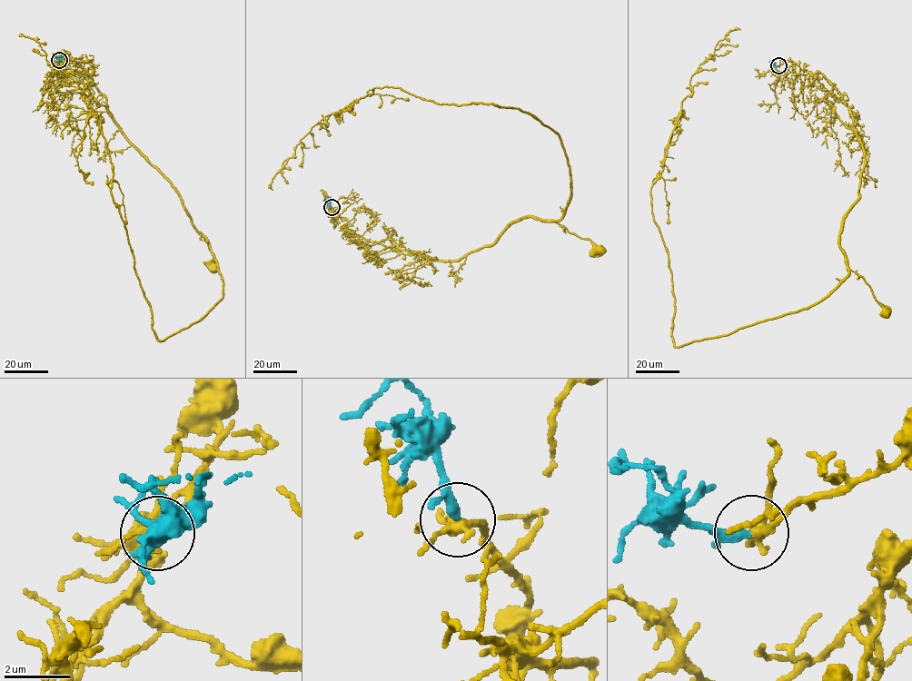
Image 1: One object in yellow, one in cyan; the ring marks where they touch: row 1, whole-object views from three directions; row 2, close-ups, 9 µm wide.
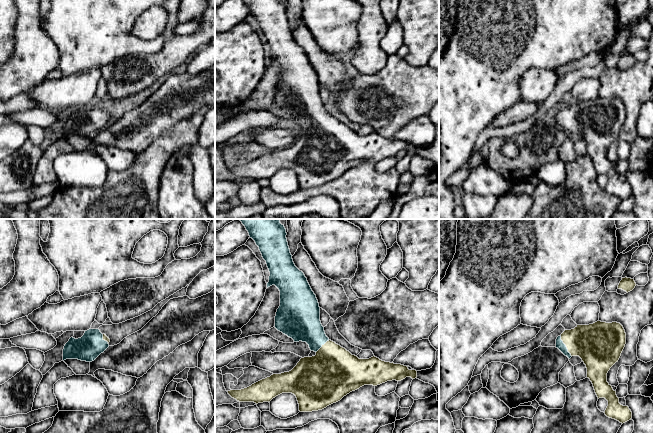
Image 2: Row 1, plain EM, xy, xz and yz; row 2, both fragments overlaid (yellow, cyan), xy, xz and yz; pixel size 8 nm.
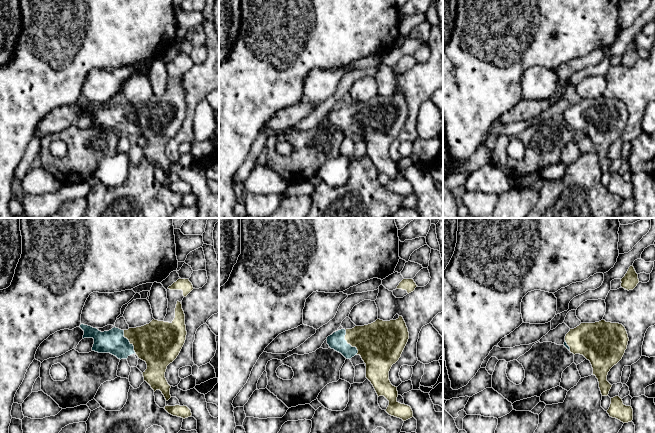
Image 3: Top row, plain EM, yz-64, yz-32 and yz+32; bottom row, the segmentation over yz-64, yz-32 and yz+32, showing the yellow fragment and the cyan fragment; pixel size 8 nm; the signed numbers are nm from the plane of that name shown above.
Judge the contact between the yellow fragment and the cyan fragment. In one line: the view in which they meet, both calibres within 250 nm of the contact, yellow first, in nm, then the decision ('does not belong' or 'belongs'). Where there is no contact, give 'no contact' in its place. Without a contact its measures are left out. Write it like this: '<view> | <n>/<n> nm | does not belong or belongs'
yz | 340/70 nm | belongs

